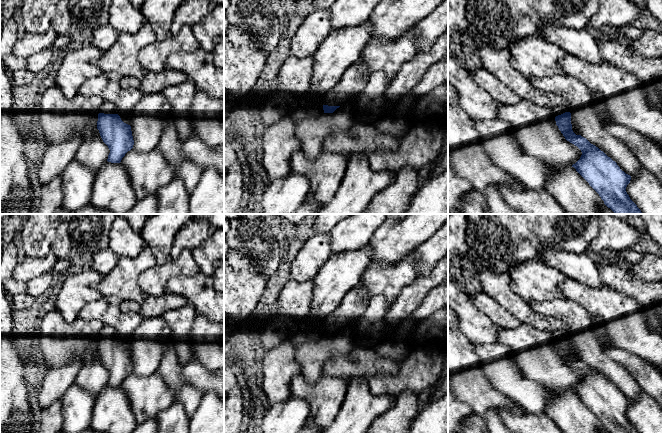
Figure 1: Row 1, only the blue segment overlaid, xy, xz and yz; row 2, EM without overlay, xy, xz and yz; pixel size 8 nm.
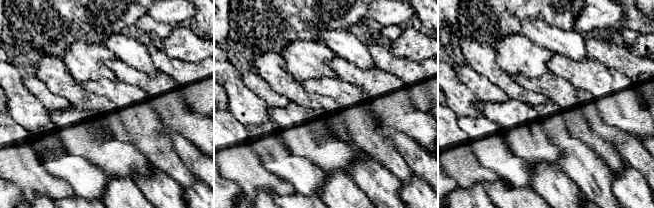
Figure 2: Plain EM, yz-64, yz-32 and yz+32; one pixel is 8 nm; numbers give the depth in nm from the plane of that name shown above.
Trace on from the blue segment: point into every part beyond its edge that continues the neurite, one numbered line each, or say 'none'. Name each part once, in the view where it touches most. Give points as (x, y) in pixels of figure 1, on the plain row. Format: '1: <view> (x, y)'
1: xy (107, 332)

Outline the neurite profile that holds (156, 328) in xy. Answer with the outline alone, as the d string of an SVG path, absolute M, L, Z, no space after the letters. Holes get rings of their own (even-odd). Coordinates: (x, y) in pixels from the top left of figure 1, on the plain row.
M162 316L144 318L130 339L130 350L134 364L132 373L146 377L157 372L170 339L170 327Z

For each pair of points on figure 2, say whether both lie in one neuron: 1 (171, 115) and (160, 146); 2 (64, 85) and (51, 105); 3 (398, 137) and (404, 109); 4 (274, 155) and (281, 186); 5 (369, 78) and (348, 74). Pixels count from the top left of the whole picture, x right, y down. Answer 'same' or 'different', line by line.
1: different
2: different
3: different
4: different
5: same

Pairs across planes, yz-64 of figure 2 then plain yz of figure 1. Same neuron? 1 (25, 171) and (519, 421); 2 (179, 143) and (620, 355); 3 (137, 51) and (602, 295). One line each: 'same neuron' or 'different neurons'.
1: different neurons
2: same neuron
3: different neurons

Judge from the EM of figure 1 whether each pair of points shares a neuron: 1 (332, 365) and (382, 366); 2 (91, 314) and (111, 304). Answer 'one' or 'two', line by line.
1: one
2: one

